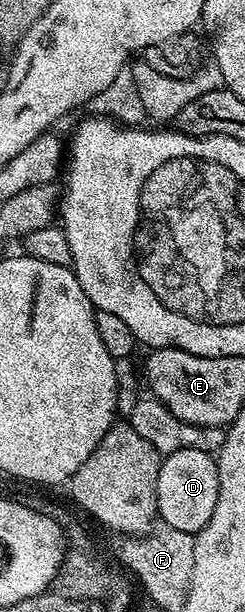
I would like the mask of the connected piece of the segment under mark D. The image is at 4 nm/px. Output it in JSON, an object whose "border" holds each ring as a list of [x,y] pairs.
{"border":[[[199,449],[165,454],[156,483],[161,524],[176,527],[176,531],[198,534],[206,526],[208,519],[212,519],[212,510],[216,508],[219,491],[218,463],[211,454]]]}

